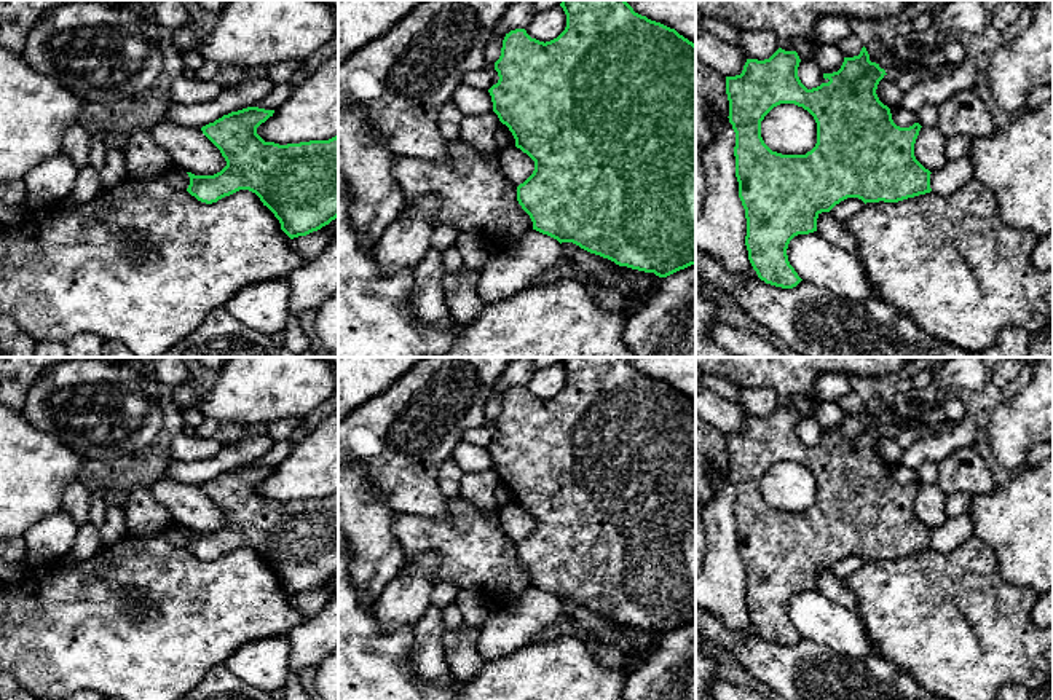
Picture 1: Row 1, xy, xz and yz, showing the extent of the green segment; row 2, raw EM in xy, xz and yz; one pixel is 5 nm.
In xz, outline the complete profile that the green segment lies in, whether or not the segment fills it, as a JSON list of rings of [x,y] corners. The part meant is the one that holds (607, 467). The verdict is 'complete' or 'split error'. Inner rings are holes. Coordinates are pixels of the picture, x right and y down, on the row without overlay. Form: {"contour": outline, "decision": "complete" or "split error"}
{"contour": [[[562,357],[565,387],[550,399],[531,395],[525,386],[506,391],[495,419],[498,440],[488,450],[493,469],[509,485],[515,504],[534,518],[533,531],[517,544],[517,558],[530,572],[533,587],[614,619],[619,623],[667,635],[696,622],[696,402],[661,379],[633,368],[625,357]]], "decision": "complete"}

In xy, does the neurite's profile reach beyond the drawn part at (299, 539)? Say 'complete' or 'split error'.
complete

